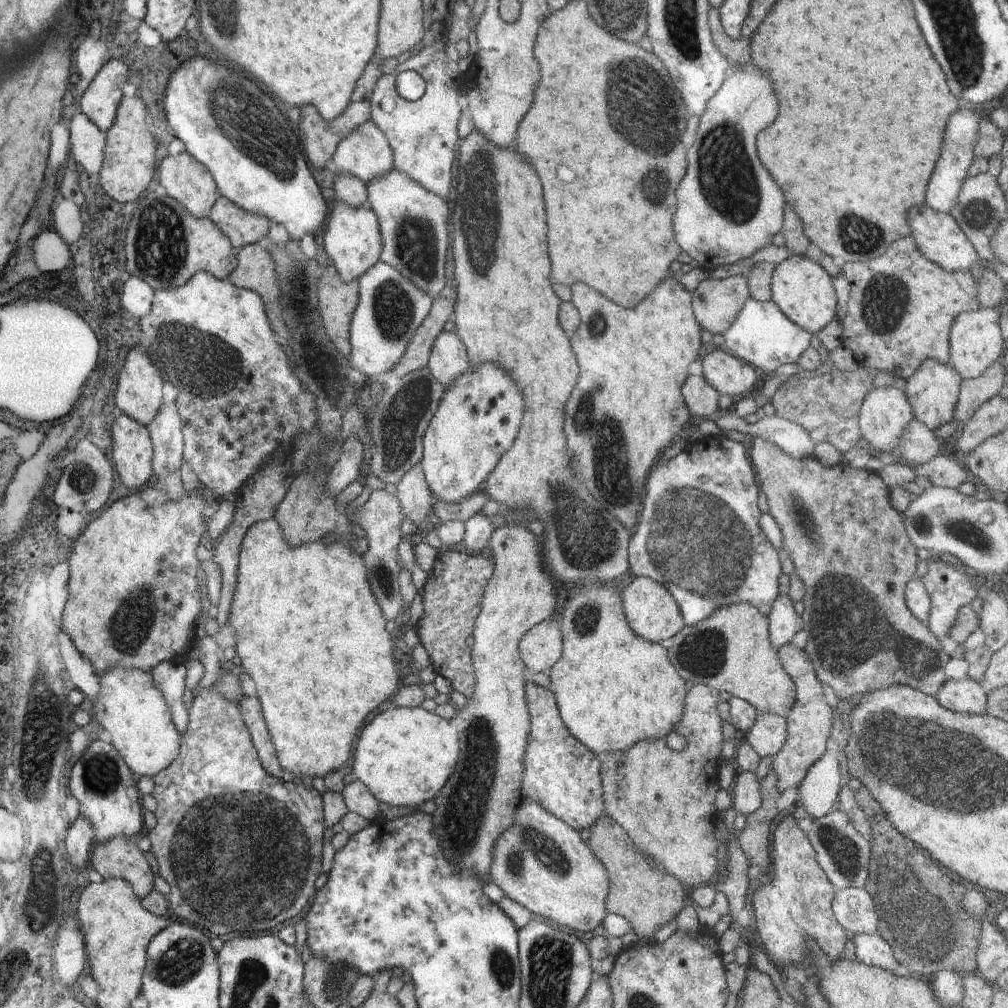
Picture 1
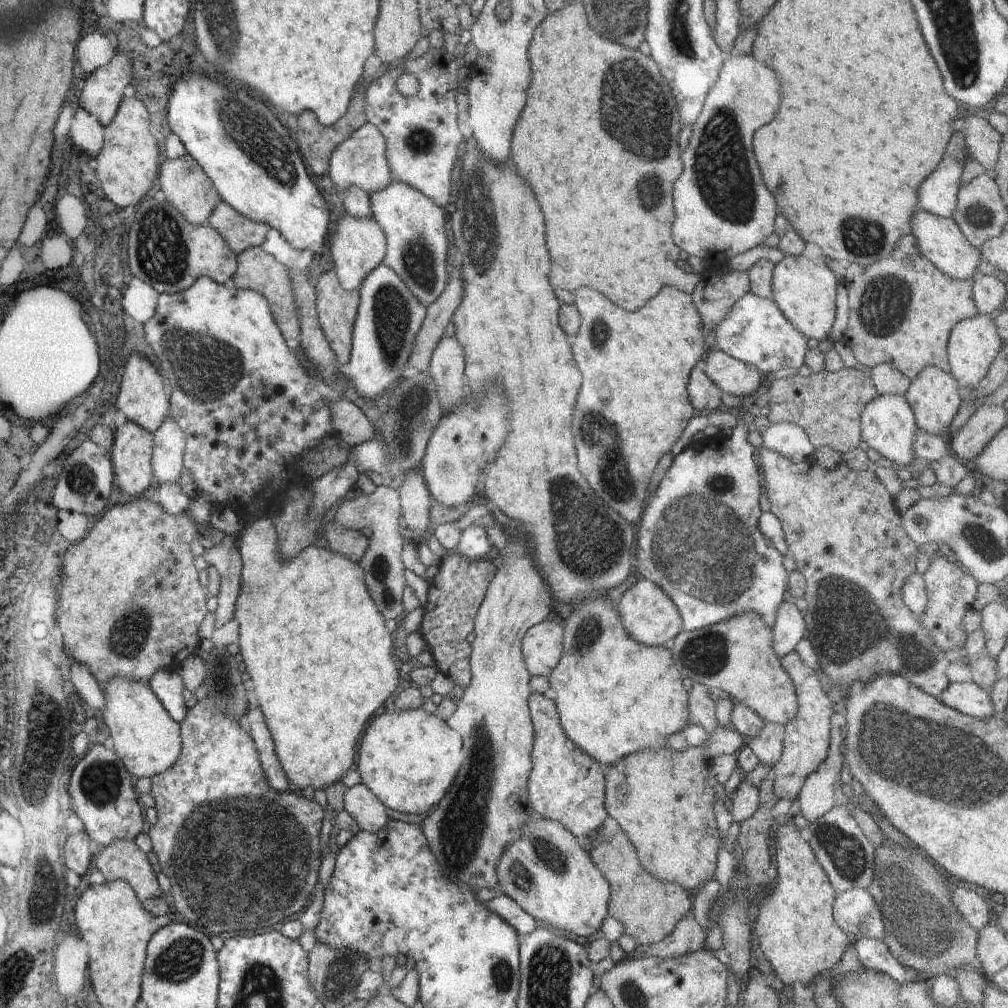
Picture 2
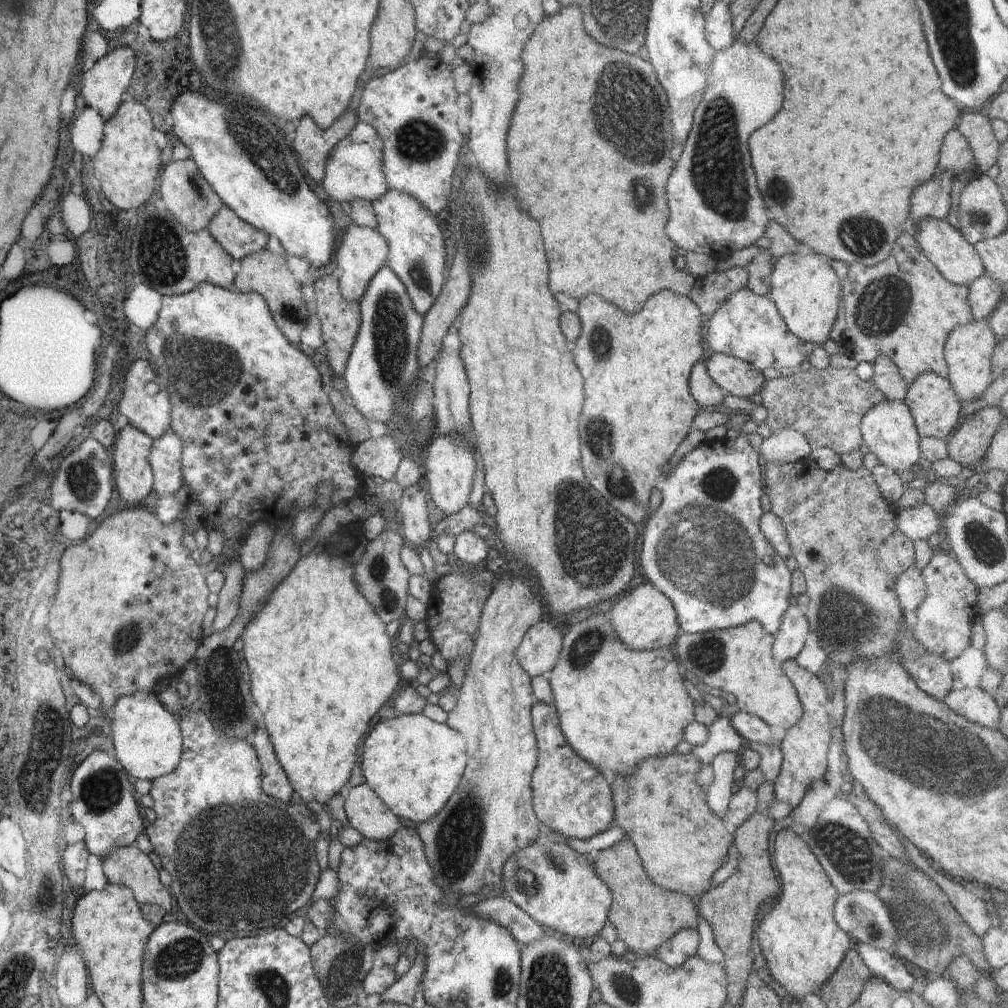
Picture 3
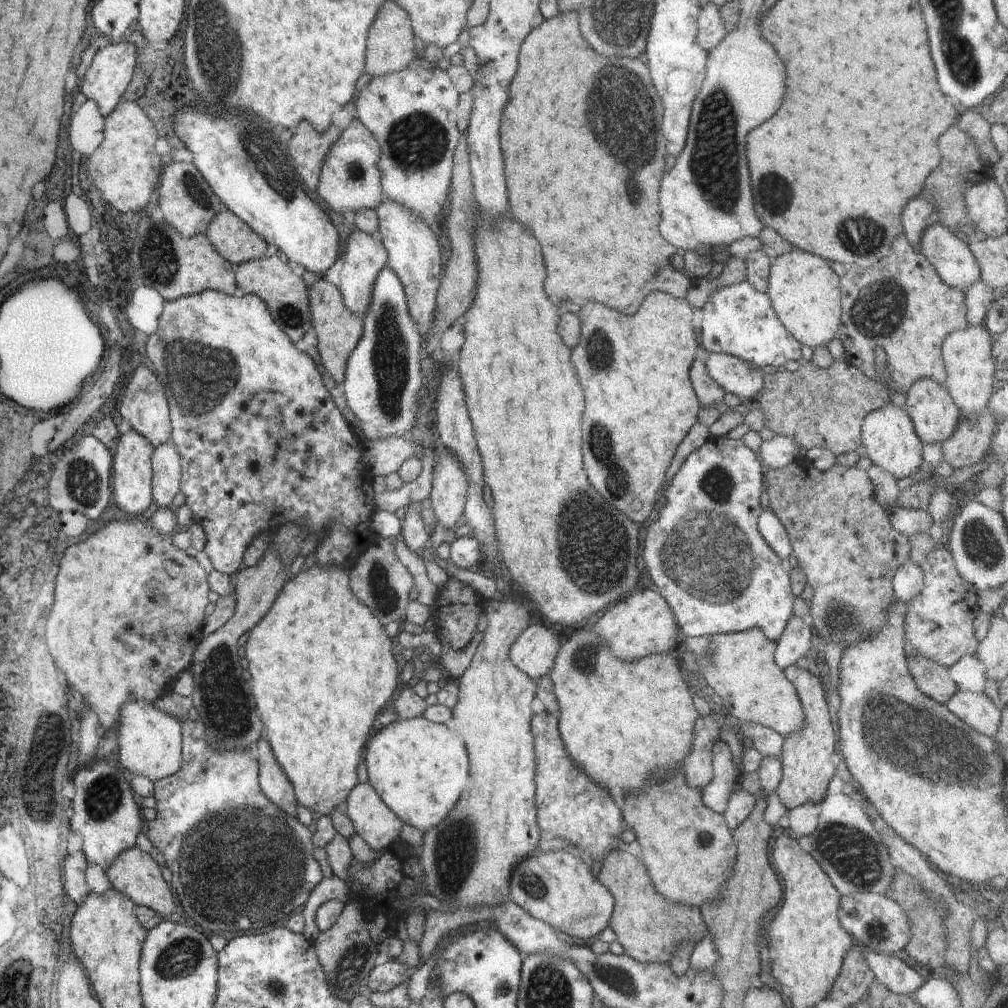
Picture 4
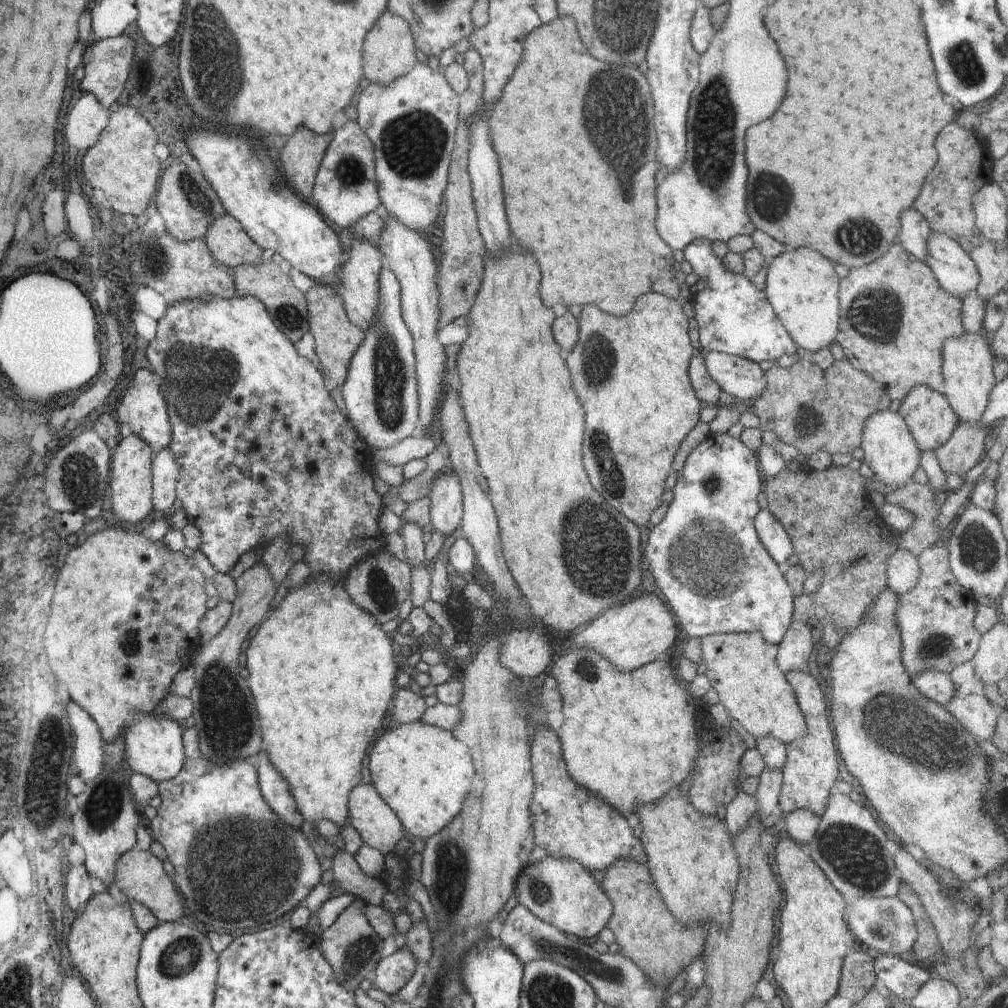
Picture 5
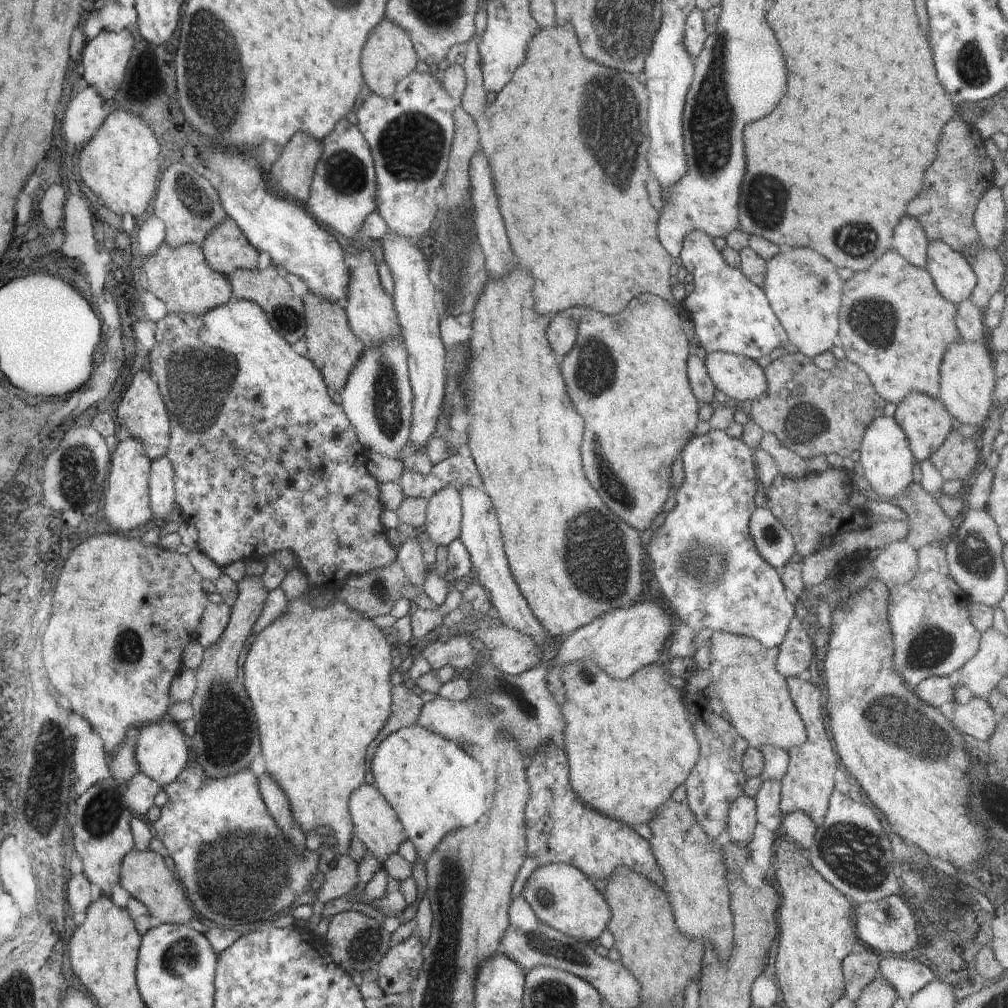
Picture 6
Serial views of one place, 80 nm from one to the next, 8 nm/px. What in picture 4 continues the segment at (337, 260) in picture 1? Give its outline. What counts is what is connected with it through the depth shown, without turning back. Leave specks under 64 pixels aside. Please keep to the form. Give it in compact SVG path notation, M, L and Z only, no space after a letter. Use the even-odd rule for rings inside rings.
M356 228L346 242L345 255L341 256L340 289L346 308L355 315L364 316L370 304L372 289L378 273L387 266L388 253L378 236L363 233Z

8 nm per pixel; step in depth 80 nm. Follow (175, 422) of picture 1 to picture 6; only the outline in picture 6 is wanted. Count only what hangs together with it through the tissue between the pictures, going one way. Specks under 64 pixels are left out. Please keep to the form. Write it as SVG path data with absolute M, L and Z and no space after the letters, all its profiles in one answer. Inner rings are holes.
M166 456L151 461L149 499L154 521L163 524L169 521L176 507L174 472Z

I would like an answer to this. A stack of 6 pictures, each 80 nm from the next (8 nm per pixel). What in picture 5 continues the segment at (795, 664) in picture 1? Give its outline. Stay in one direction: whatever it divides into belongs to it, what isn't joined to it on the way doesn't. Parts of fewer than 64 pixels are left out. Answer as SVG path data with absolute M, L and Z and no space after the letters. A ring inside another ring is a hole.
M788 672L786 681L790 684L798 706L804 716L808 734L792 744L786 745L786 764L782 768L783 784L779 796L779 807L788 814L794 810L810 810L819 818L826 812L831 794L835 791L834 784L839 778L837 746L831 724L826 717L825 699L812 673Z

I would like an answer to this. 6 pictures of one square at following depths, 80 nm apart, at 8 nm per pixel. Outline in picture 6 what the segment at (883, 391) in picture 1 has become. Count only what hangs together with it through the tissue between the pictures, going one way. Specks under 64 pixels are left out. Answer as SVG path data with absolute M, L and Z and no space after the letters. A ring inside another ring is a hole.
M882 415L876 418L870 426L867 426L859 451L858 465L861 468L862 478L874 490L874 494L880 498L886 498L886 500L900 498L904 494L904 490L912 483L912 468L917 462L908 446L906 434L894 422L894 418Z

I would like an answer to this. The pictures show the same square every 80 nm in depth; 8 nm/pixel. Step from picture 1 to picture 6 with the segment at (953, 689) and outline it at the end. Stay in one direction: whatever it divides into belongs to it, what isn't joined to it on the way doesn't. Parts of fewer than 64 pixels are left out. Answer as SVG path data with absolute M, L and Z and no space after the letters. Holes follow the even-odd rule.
M971 698L966 704L952 702L951 724L958 732L963 732L976 739L978 742L986 743L994 734L997 726L997 716L986 701L980 698Z

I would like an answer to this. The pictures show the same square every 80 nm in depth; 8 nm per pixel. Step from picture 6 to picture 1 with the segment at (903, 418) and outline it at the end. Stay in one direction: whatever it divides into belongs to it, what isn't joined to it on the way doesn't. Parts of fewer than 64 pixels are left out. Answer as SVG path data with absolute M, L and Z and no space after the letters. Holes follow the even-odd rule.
M930 358L926 362L922 362L918 370L914 372L914 376L906 379L905 396L912 406L913 416L916 420L922 422L930 431L951 422L954 418L956 404L958 404L961 381L960 374L951 366L944 366Z

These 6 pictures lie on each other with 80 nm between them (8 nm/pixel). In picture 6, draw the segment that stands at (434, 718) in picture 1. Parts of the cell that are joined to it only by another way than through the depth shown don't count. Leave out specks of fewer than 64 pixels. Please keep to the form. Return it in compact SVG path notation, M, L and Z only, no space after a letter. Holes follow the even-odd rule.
M422 726L402 728L390 734L386 740L382 740L372 760L372 770L375 788L396 812L407 840L412 842L418 854L417 857L424 864L426 864L426 858L430 858L430 854L434 852L434 848L442 842L442 836L446 836L450 830L470 828L478 824L478 820L487 810L485 780L478 762L462 750L460 745Z

